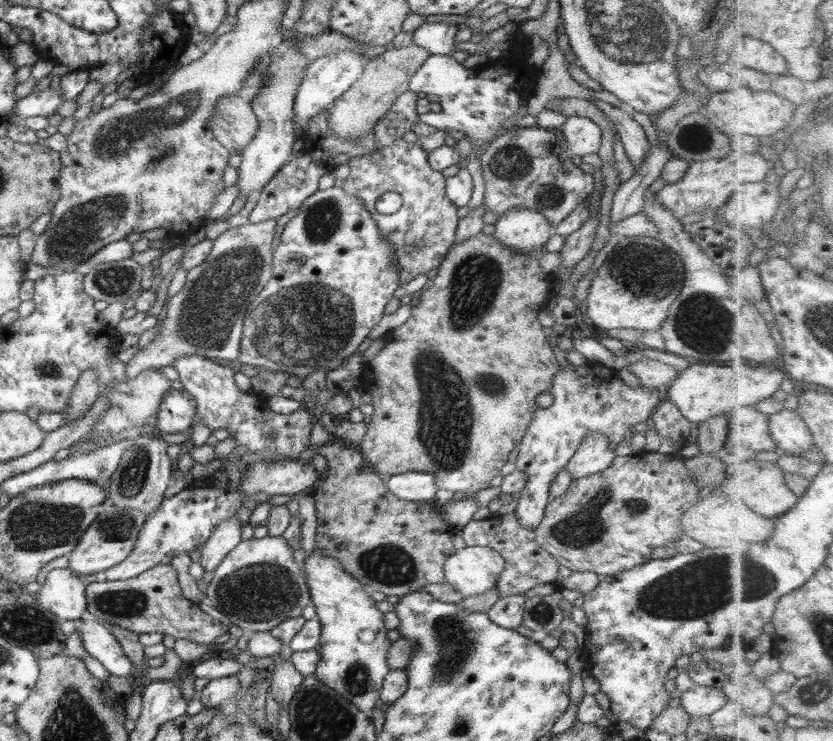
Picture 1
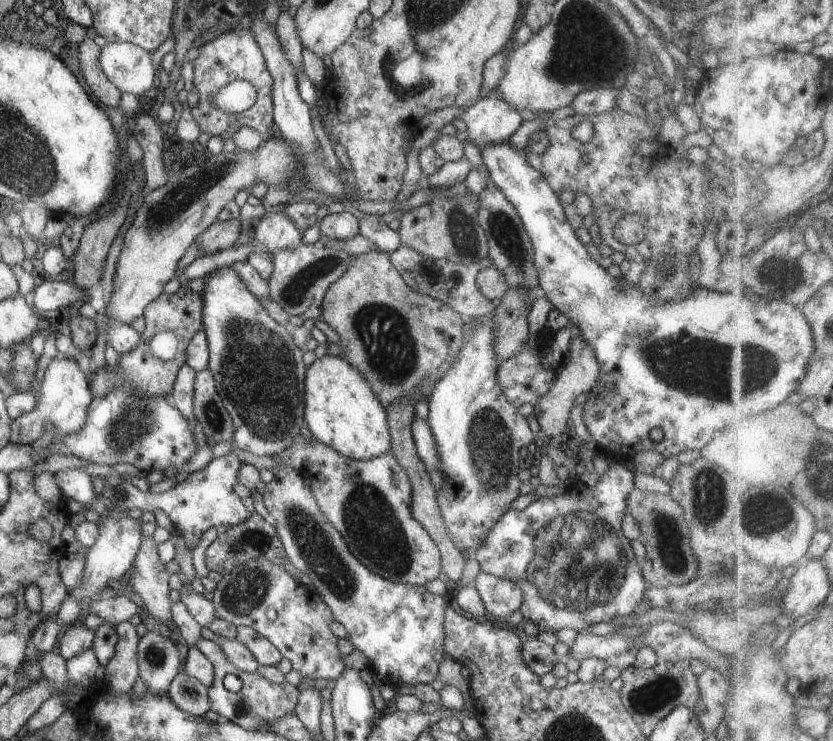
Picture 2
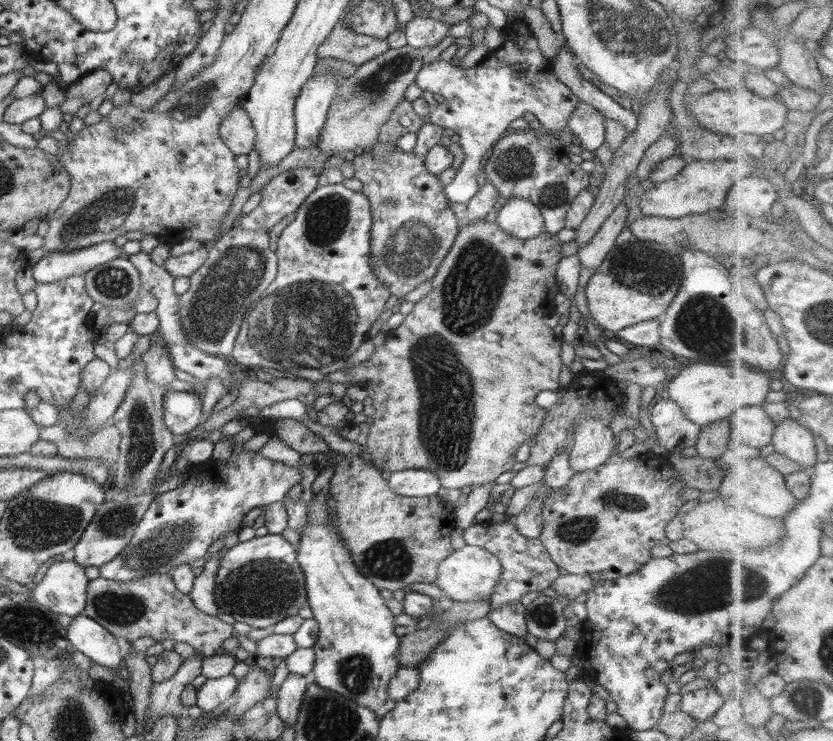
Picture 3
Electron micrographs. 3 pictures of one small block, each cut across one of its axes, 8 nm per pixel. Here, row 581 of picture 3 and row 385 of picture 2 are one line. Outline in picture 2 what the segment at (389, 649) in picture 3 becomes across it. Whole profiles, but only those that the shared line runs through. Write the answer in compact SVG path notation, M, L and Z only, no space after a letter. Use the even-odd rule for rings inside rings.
M342 357L316 359L305 372L304 418L312 436L346 458L378 458L391 451L387 412L364 376Z

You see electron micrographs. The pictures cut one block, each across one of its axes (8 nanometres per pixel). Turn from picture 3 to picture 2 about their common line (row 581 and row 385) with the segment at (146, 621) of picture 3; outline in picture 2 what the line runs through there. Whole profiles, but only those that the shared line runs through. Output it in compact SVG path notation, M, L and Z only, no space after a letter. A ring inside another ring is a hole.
M183 285L174 294L161 294L146 306L144 310L145 330L141 333L138 346L128 354L120 356L120 368L108 370L104 364L95 370L89 384L93 398L108 394L114 386L128 384L136 388L146 398L167 398L172 394L176 375L180 367L185 364L187 348L190 339L203 330L201 296L188 292Z

